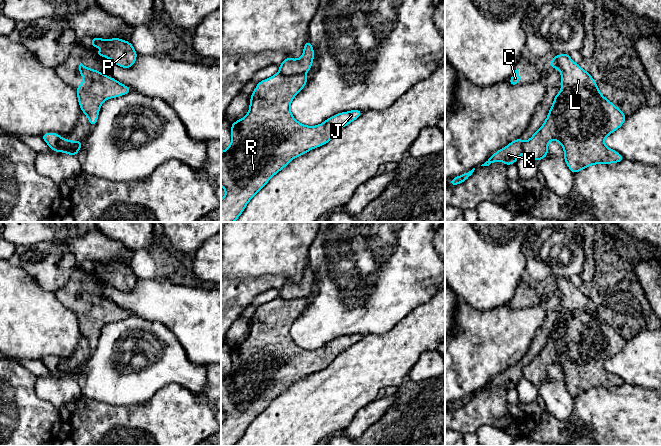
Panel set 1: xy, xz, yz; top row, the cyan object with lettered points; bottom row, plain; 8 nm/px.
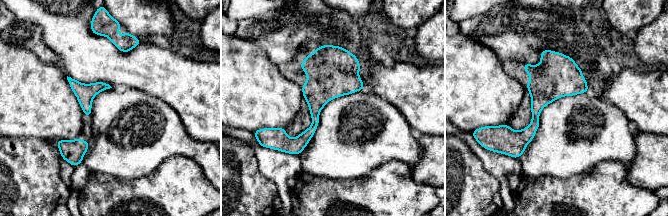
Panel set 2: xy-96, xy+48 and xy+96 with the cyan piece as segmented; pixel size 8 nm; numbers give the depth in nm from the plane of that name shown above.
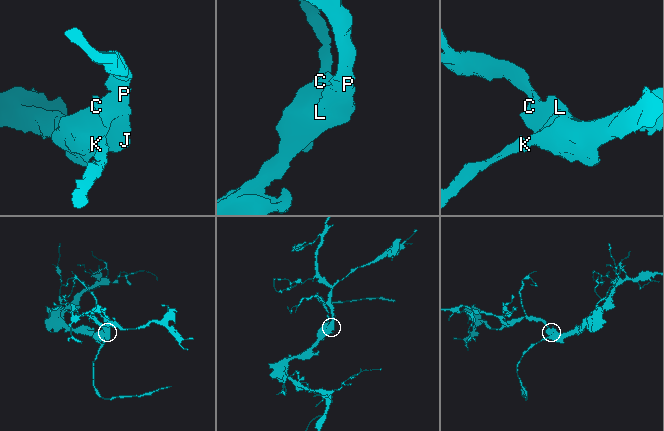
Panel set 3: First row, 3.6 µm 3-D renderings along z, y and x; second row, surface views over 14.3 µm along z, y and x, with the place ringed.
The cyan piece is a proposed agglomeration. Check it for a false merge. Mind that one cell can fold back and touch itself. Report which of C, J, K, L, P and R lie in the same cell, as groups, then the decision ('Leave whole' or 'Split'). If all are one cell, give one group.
Groups: C J L P R / K. Split

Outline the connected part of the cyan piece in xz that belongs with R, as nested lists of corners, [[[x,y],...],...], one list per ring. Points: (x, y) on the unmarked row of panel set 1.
[[[280,296],[259,305],[250,319],[249,335],[245,341],[231,349],[231,368],[225,375],[221,375],[221,410],[226,415],[221,423],[221,446],[235,446],[243,437],[249,425],[267,408],[280,394],[286,391],[294,382],[308,375],[325,369],[344,350],[359,342],[362,336],[354,333],[338,337],[316,350],[307,350],[298,346],[290,334],[294,321],[307,308],[306,299],[282,299]]]

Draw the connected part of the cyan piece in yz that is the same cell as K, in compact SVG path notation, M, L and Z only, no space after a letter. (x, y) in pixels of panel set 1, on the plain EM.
M516 363L510 366L506 371L494 377L484 388L481 390L489 390L493 386L504 386L507 391L517 385L517 383L524 378L522 370L524 365Z

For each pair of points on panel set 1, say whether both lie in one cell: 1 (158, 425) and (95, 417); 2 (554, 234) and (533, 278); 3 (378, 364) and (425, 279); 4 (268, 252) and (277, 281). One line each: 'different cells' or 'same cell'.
1: same cell
2: same cell
3: different cells
4: different cells

